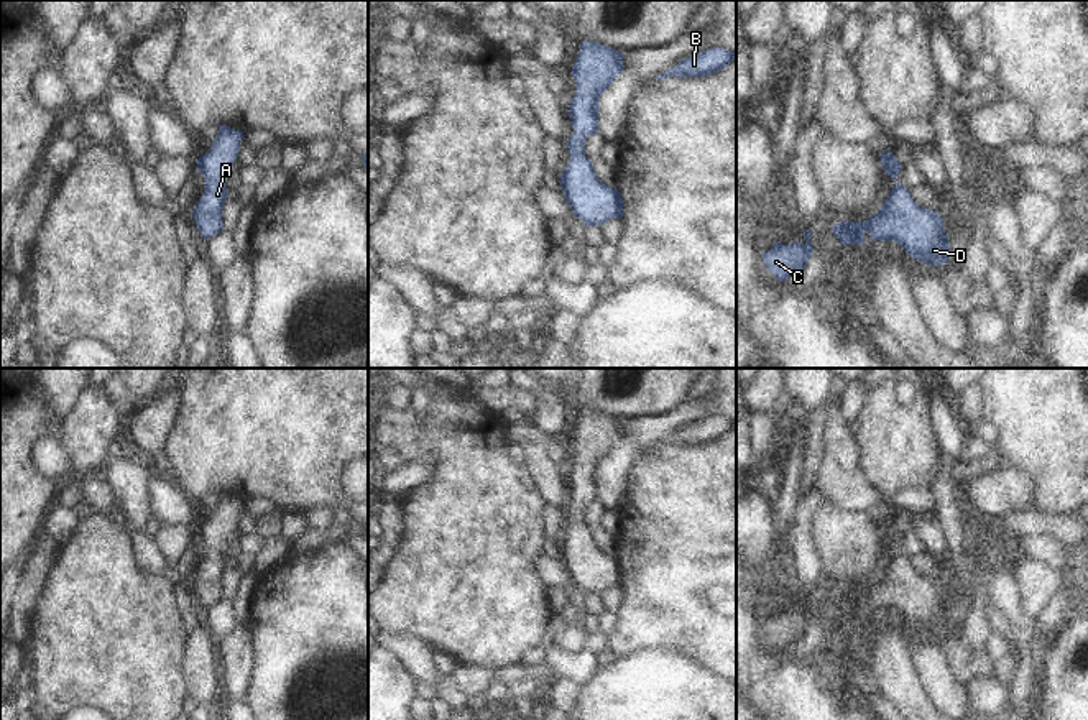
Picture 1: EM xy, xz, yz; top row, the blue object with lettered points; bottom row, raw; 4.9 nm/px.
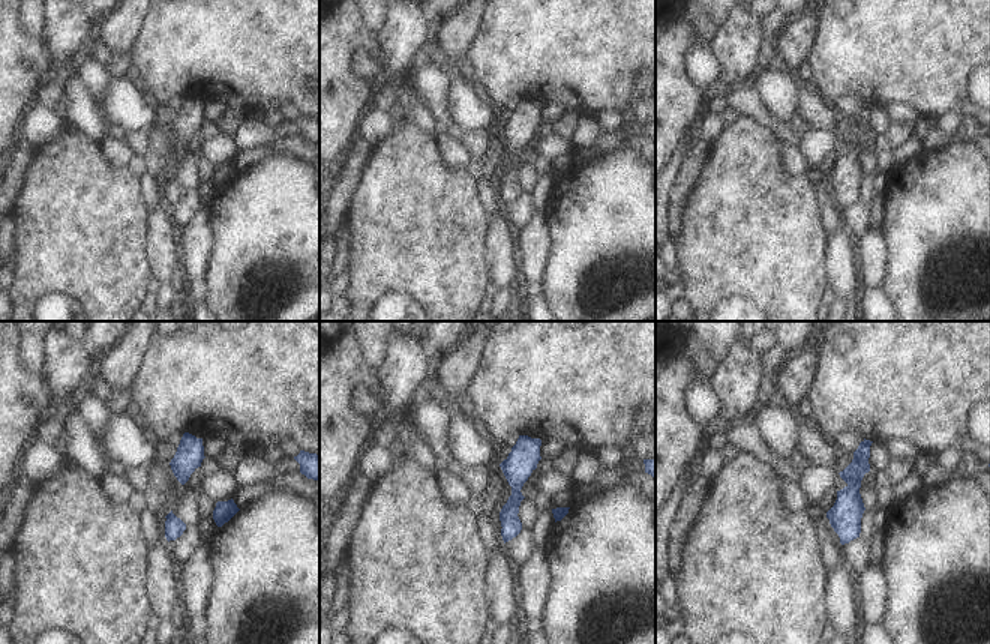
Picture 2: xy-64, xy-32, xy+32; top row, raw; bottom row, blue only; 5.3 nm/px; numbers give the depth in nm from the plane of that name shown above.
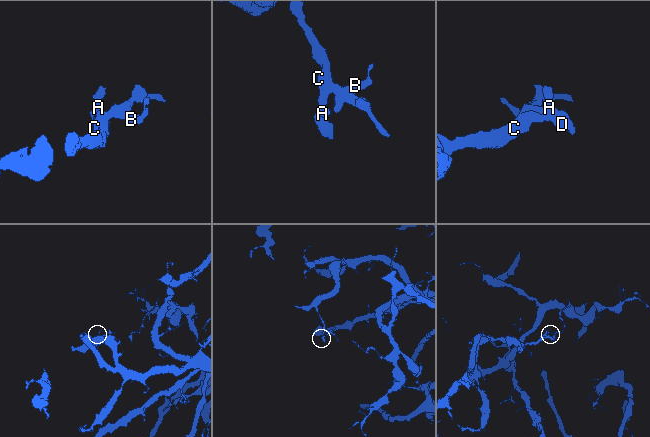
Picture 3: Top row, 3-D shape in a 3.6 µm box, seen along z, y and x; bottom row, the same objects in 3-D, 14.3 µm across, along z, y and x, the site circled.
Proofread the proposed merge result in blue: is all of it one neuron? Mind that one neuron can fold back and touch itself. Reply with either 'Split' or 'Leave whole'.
Leave whole

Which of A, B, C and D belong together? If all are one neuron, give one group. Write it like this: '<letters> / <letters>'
A B C D

